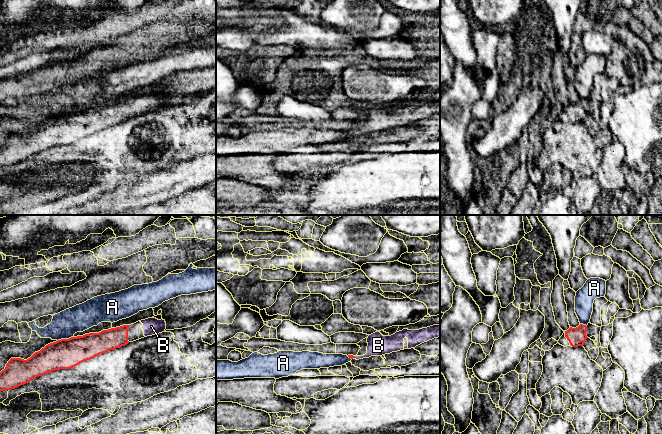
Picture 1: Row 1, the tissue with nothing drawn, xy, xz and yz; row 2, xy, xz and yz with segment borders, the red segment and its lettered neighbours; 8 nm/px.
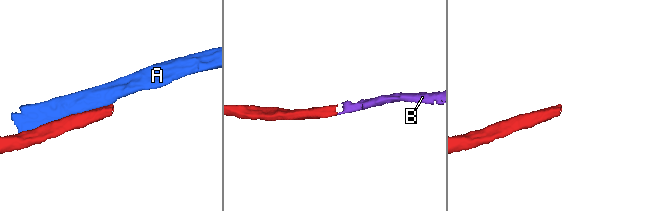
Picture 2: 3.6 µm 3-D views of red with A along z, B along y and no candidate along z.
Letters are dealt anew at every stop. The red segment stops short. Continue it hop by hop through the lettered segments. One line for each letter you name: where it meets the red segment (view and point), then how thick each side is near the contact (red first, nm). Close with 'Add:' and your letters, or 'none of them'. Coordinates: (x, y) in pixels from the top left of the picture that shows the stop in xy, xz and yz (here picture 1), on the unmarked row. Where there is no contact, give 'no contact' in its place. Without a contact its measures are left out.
B: contact xz (353, 133); calibres 30 and 170 nm
Add: B

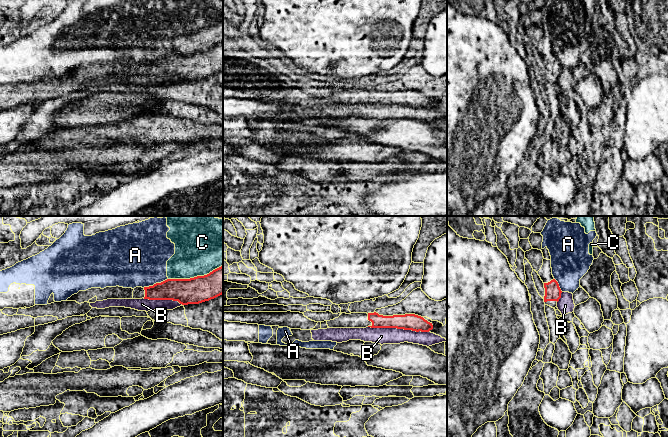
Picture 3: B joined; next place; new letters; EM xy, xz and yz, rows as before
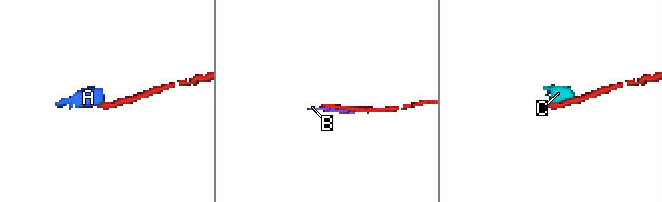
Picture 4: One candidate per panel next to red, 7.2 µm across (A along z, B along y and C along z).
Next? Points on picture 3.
Add: none of them

